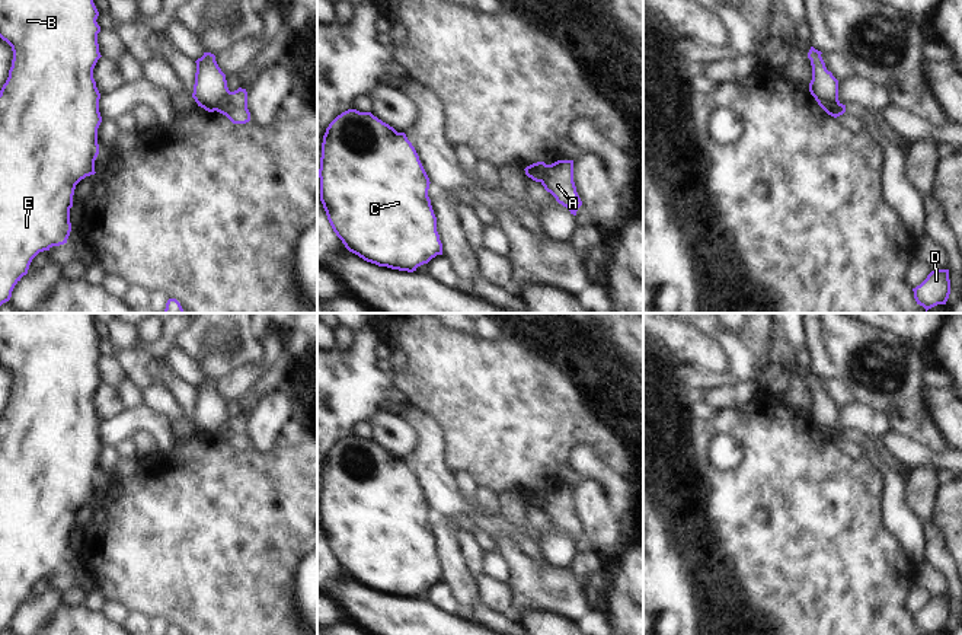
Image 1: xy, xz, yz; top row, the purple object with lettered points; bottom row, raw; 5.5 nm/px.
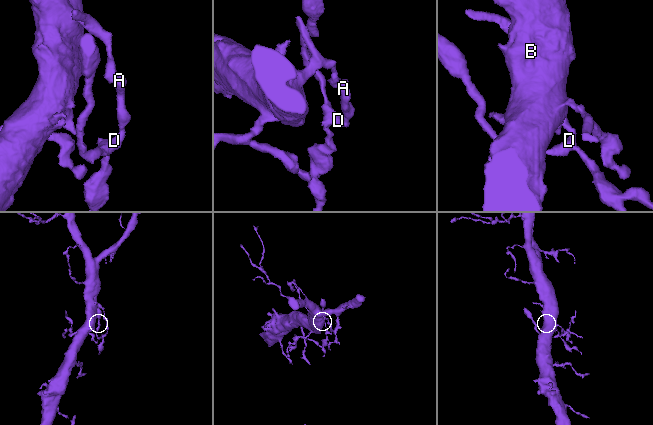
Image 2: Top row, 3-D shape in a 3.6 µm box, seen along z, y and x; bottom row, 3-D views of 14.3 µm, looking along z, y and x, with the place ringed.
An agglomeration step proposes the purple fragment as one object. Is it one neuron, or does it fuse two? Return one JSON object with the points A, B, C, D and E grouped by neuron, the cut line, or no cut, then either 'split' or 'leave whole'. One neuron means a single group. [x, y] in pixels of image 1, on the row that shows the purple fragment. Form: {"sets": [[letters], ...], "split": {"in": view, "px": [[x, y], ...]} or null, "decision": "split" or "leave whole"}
{"sets": [["A", "D"], ["B", "C", "E"]], "split": {"in": "xy", "px": [[230, 92], [214, 109]]}, "decision": "split"}

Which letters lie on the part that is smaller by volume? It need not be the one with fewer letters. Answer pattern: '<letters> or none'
A, D

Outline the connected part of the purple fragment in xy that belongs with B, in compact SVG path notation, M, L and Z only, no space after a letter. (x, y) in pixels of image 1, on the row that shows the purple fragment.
M0 0L0 38L13 51L9 77L0 90L0 306L10 300L15 285L28 274L32 259L52 246L67 243L71 232L70 208L76 185L86 176L95 175L95 160L99 154L98 128L102 122L99 112L100 93L93 79L93 68L102 57L98 33L100 26L96 19L99 12L93 0Z

